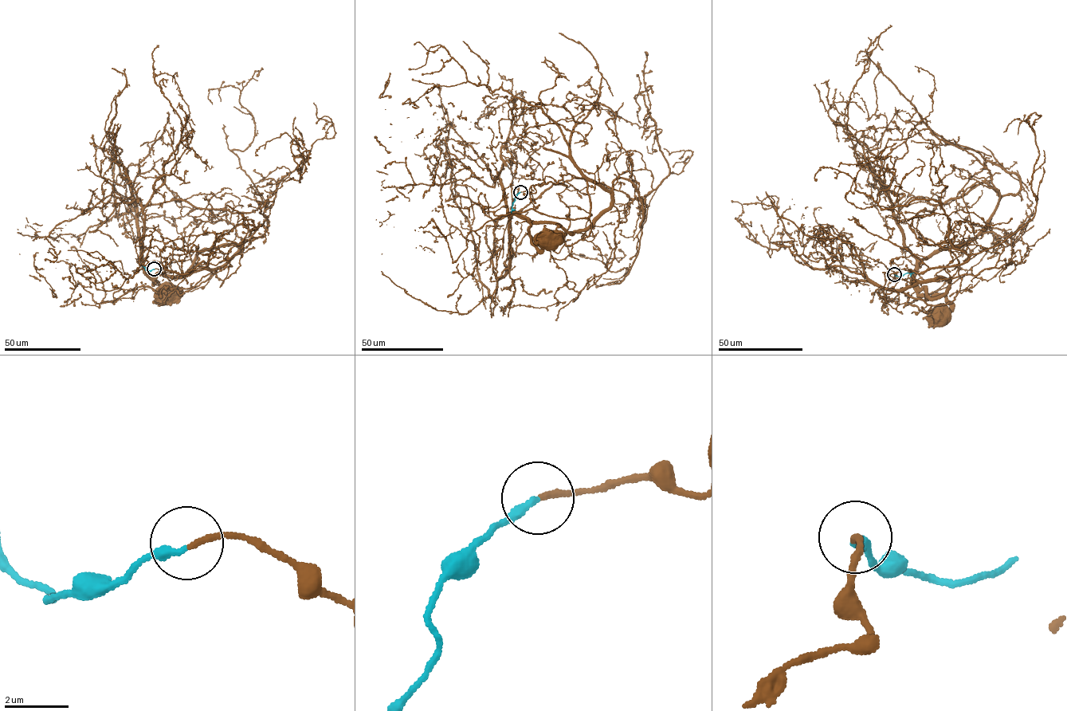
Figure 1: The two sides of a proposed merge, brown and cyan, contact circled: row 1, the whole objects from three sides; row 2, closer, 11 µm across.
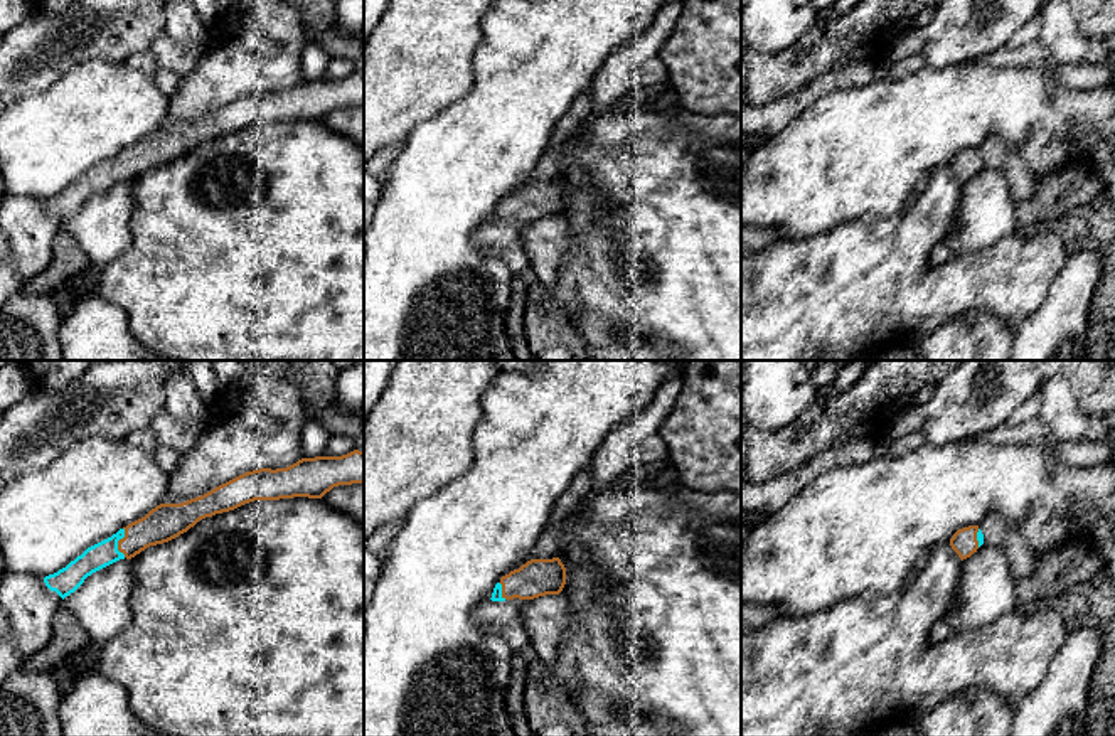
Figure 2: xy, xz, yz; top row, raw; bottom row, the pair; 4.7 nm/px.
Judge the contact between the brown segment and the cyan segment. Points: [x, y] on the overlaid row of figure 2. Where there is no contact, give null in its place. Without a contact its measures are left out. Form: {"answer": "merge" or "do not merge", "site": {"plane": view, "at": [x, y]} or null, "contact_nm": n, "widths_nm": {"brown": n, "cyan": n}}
{"answer": "do not merge", "site": {"plane": "xy", "at": [118, 543]}, "contact_nm": 140, "widths_nm": {"brown": 170, "cyan": 120}}

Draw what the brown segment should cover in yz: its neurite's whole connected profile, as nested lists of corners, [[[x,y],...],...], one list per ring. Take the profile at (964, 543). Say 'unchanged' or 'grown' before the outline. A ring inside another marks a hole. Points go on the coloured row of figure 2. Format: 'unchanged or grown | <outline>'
unchanged | [[[968,525],[958,529],[950,539],[952,549],[958,554],[962,561],[977,552],[979,549],[977,532],[979,525]]]

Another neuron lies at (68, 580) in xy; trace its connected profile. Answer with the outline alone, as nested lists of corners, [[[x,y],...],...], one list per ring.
[[[120,529],[111,537],[88,547],[81,556],[71,561],[66,568],[44,578],[45,586],[56,591],[62,600],[74,593],[93,573],[125,559],[118,551],[118,541],[125,537],[125,529]]]

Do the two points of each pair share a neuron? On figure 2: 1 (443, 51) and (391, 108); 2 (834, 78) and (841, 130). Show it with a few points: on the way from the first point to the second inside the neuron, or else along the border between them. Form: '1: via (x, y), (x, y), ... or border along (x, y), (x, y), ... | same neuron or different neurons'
1: via (430, 64), (400, 95) | same neuron
2: border along (874, 81), (834, 90), (802, 113) | different neurons

